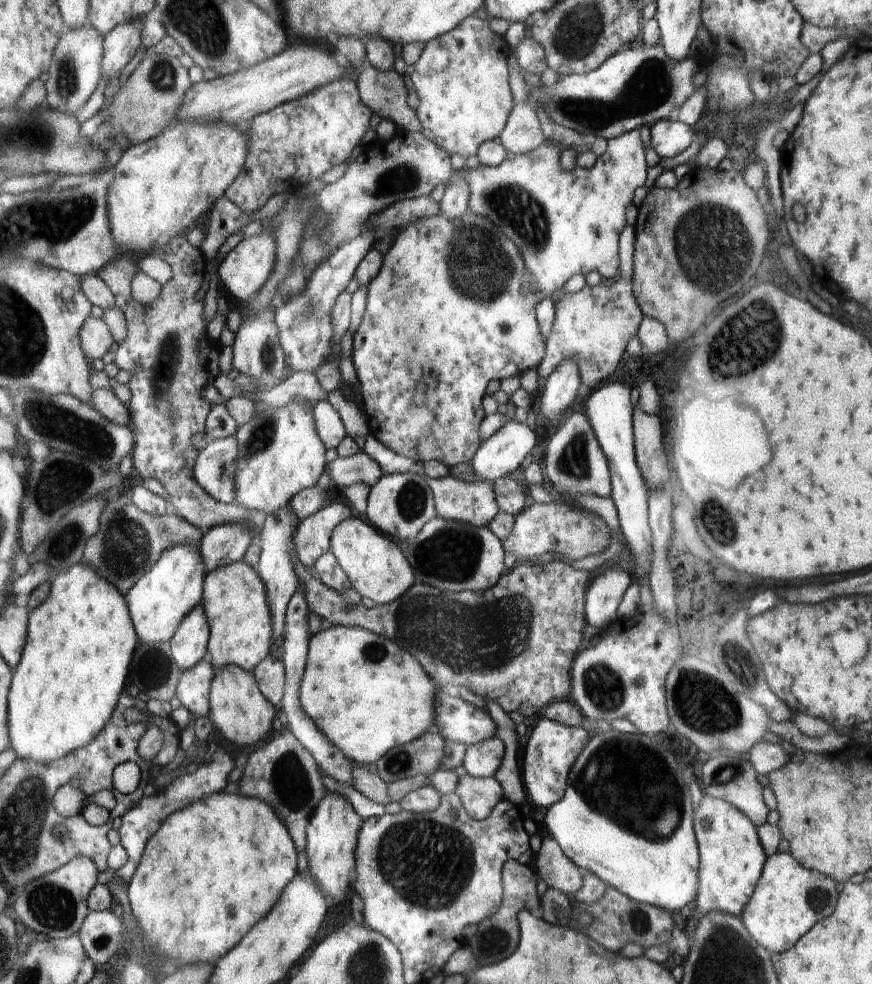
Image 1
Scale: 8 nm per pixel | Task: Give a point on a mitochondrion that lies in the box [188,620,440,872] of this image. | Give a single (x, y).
(290, 784)

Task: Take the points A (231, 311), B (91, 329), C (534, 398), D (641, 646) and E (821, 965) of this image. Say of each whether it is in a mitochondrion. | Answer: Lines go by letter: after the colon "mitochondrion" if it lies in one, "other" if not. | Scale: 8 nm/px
A: other
B: other
C: other
D: other
E: other

